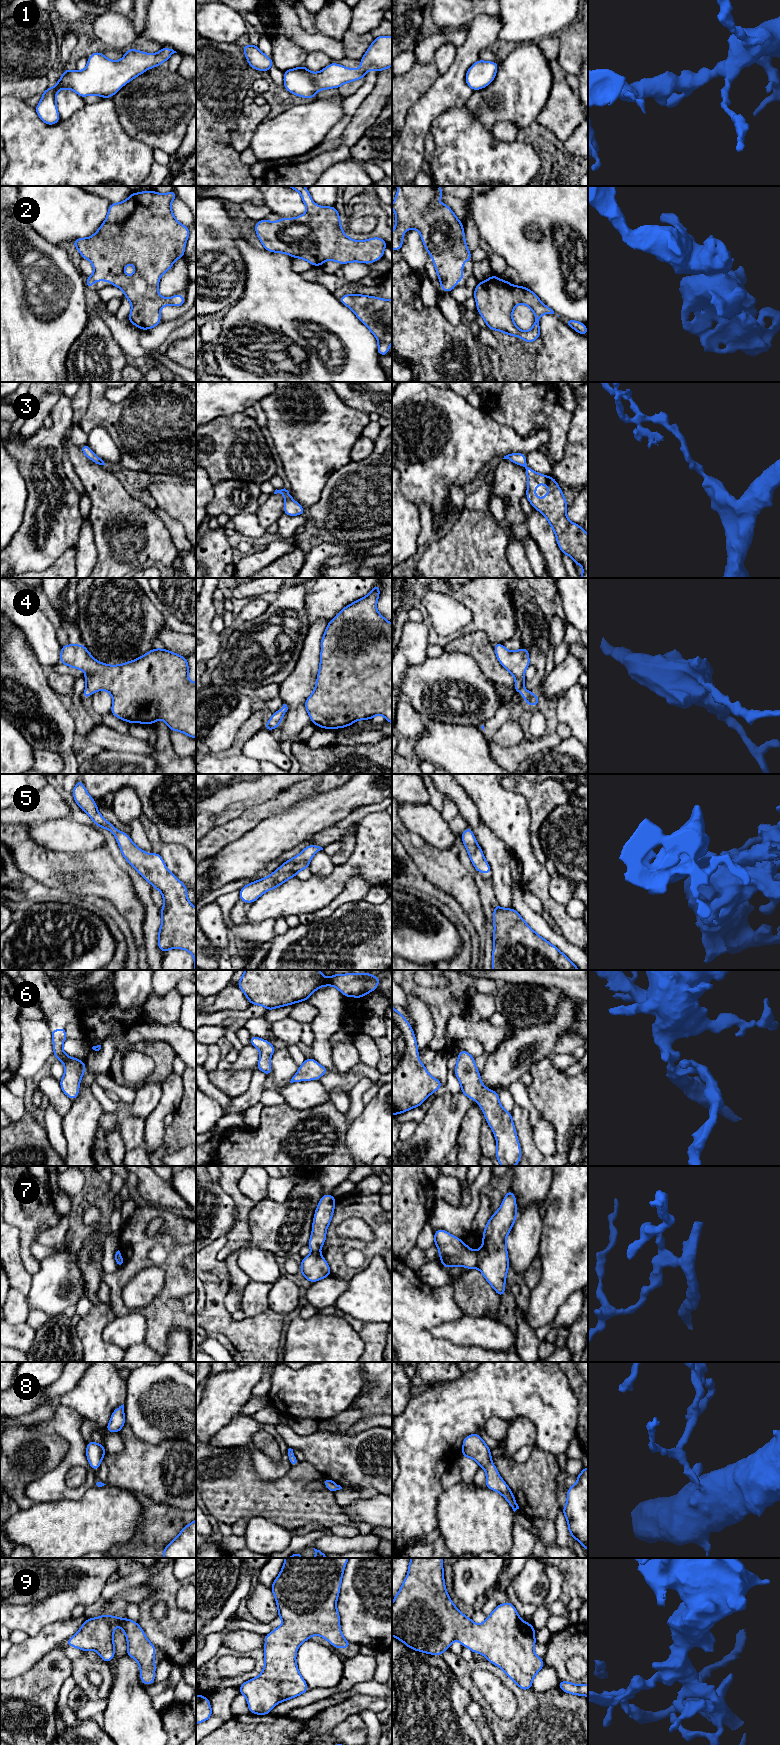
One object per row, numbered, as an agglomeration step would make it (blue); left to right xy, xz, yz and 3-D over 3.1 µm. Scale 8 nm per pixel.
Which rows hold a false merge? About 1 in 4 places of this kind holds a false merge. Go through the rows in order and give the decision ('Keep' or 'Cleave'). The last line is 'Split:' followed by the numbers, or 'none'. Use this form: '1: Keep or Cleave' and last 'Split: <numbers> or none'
1: Keep
2: Keep
3: Keep
4: Keep
5: Keep
6: Keep
7: Cleave
8: Keep
9: Keep
Split: 7

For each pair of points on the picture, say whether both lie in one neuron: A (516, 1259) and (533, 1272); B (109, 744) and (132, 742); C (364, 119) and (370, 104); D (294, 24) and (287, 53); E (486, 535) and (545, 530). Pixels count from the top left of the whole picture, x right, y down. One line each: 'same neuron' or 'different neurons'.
A: different neurons
B: same neuron
C: same neuron
D: different neurons
E: different neurons

